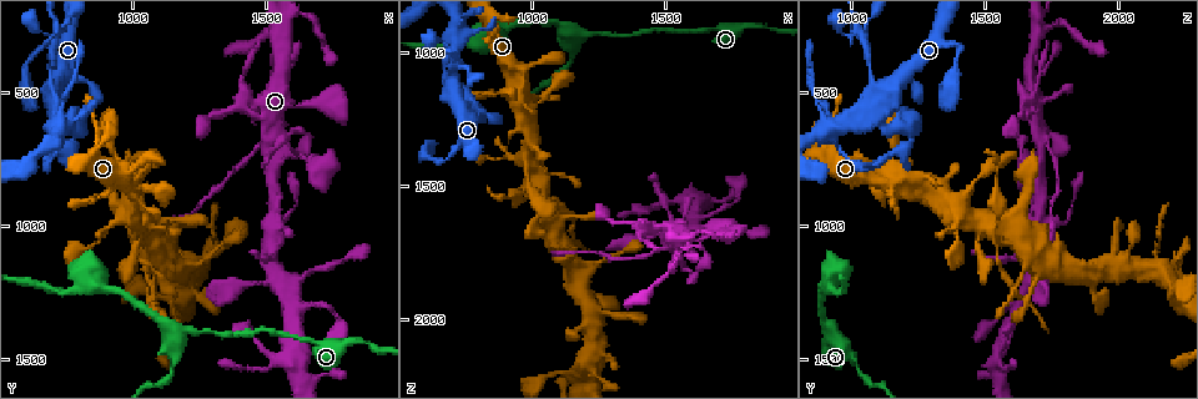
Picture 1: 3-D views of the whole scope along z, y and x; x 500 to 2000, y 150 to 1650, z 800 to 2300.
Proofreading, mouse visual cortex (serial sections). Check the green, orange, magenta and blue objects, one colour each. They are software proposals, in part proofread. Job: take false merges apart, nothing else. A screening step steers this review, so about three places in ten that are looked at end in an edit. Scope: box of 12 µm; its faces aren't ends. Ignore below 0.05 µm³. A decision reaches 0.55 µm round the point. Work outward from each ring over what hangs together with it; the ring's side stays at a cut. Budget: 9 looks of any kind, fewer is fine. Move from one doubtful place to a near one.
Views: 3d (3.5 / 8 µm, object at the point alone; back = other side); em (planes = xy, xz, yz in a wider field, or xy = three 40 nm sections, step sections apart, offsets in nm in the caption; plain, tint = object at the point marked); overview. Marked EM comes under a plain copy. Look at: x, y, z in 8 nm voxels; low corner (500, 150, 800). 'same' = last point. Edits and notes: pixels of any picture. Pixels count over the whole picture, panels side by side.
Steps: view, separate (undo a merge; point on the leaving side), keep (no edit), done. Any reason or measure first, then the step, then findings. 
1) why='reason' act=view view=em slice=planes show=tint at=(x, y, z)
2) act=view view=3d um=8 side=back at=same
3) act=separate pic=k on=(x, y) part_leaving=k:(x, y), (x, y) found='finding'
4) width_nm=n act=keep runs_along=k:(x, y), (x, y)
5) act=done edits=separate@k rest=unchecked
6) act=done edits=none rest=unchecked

why='small branch off a trunk' act=view view=3d um=3.5 at=(700, 540, 1090)

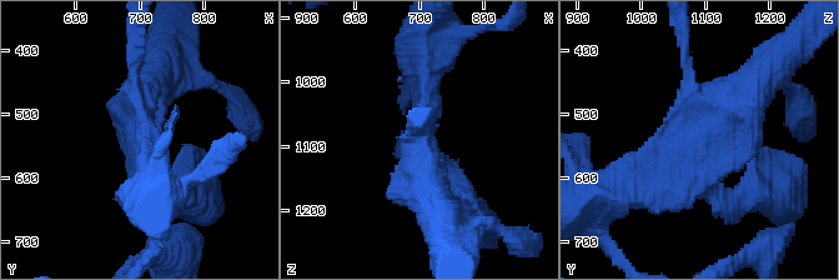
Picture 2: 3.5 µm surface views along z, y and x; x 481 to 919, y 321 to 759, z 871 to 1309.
why='now the EM' act=view view=em slice=xy step=3 show=tint at=(705, 545, 1095)

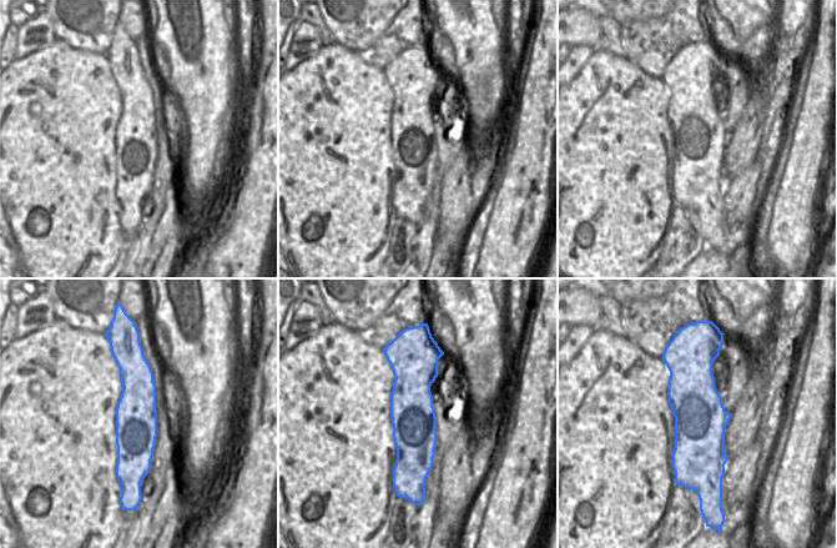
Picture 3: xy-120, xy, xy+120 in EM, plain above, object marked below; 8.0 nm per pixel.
width_nm=360 act=keep runs_along=3:(408, 353), (414, 474), (422, 483) found='continuous, no second cell'

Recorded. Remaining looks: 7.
why='narrows sharply' act=view view=3d um=8 at=(730, 280, 1030)

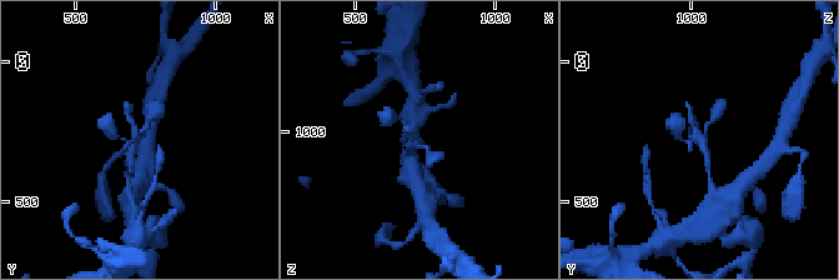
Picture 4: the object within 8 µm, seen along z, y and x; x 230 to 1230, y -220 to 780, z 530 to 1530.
why='zoom in' act=view view=3d um=3.5 at=(720, 280, 1030)

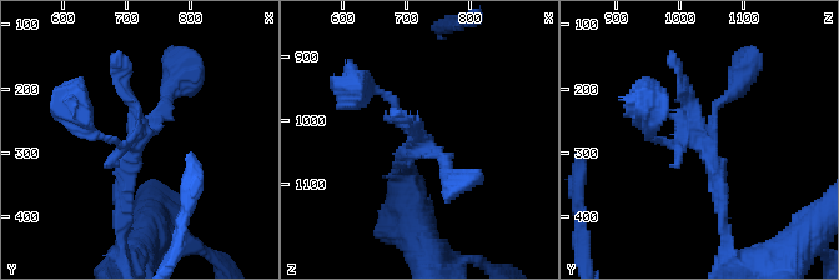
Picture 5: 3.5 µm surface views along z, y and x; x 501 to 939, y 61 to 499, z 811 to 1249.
act=view view=em slice=xy step=2 show=tint at=(720, 275, 1035)

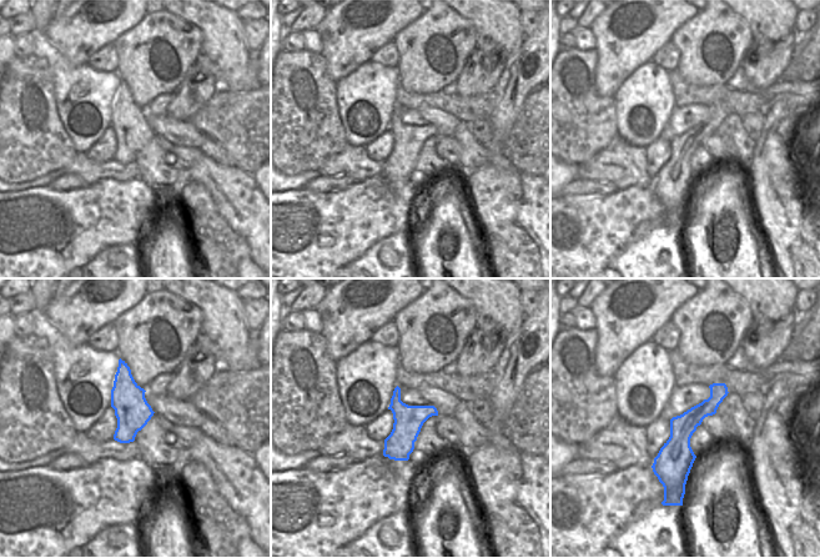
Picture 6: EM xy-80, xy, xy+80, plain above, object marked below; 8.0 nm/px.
arms=4 arm_widths_nm=100,150,150,200 act=keep runs_along=5:(723, 215), (701, 139), (672, 146), (649, 131) found='all the same cell'

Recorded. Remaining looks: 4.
why='branch point' act=view view=3d um=3.5 at=(1180, 1390, 930)

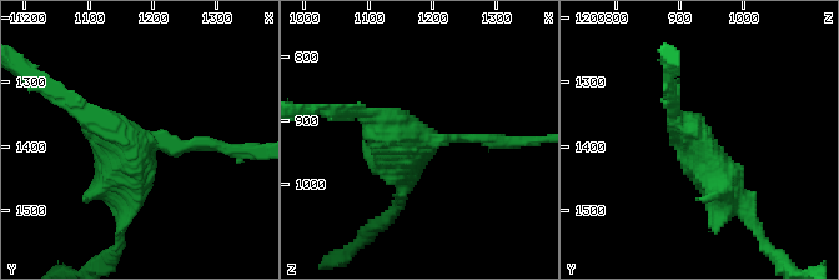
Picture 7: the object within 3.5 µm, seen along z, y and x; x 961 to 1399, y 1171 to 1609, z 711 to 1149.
why='shape alone is not enough' act=view view=em slice=xy step=1 show=tint at=(1170, 1395, 920)

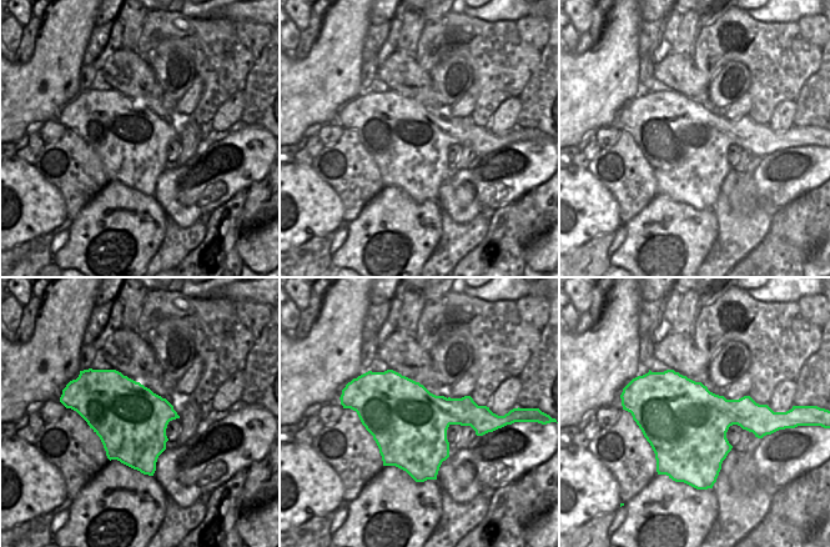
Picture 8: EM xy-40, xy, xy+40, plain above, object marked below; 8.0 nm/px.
act=view view=em slice=xy step=3 show=tint at=same

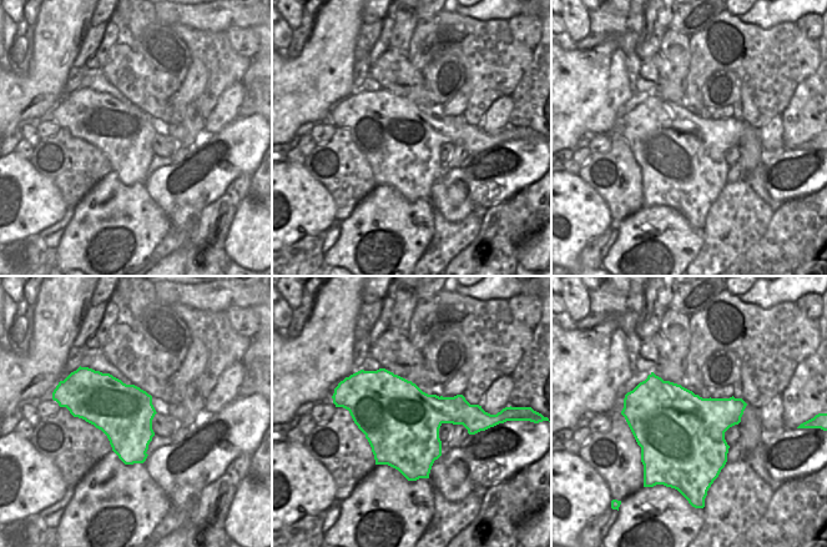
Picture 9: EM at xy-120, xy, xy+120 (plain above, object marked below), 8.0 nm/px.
act=keep runs_along=7:(212, 146), (129, 143), (64, 100) found='all the same cell'

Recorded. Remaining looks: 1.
act=done edits=none rest=unchecked

